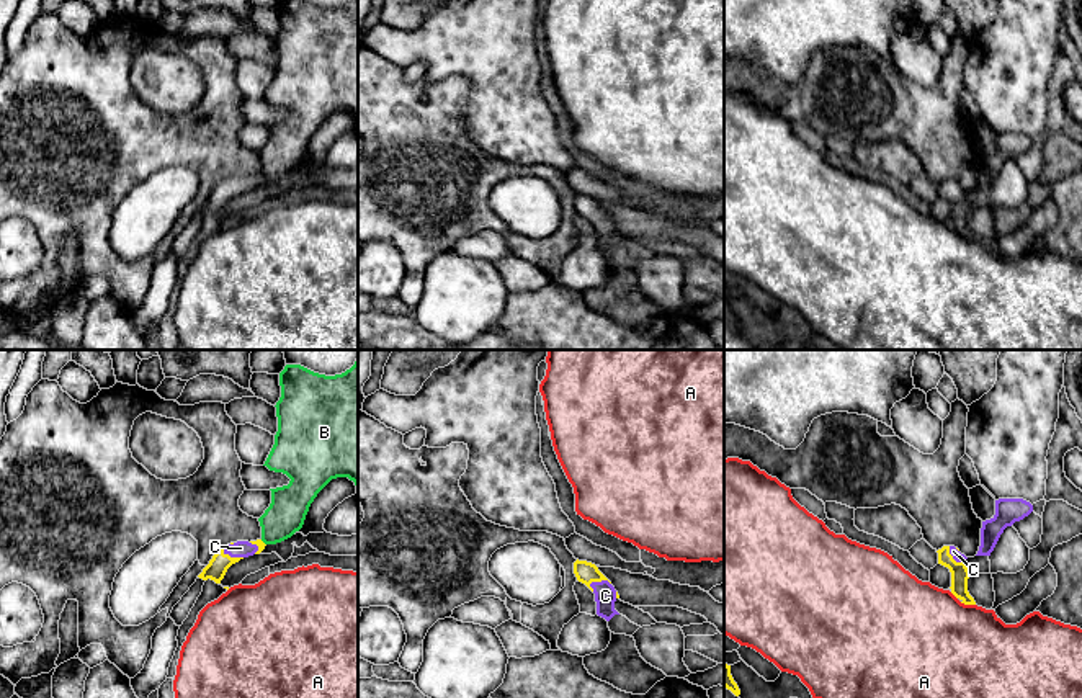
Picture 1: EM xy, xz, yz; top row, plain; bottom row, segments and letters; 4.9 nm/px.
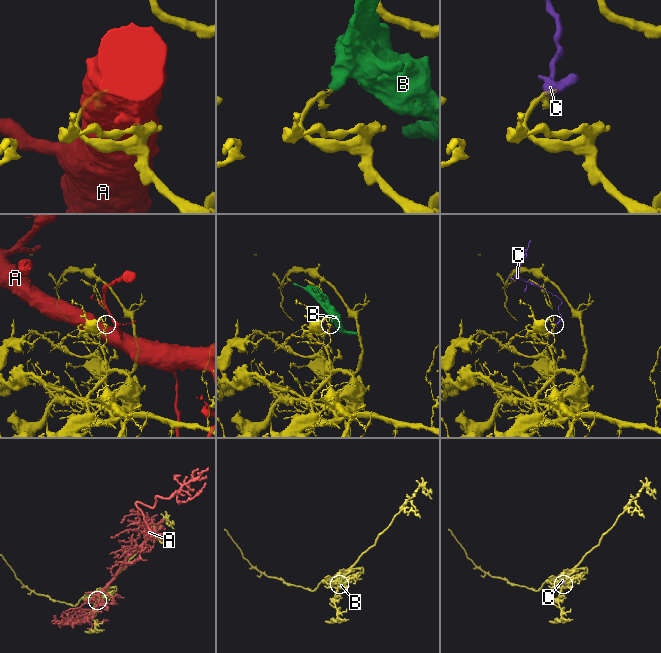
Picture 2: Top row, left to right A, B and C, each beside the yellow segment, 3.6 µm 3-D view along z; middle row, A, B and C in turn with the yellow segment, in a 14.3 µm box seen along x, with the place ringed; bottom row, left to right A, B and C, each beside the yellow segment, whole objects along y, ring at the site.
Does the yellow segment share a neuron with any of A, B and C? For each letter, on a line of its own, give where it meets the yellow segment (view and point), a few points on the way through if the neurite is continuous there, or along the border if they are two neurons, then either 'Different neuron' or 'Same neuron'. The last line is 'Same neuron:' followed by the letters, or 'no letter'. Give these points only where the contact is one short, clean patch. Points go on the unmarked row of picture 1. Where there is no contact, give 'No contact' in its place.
A: Touches yellow at yz (968, 237). Different neuron
B: Touches yellow at xy (263, 177). Different neuron
C: Touches yellow at xz (599, 214). Path across: xz (585, 206), (599, 214), (605, 229). Same neuron
Same neuron: C

